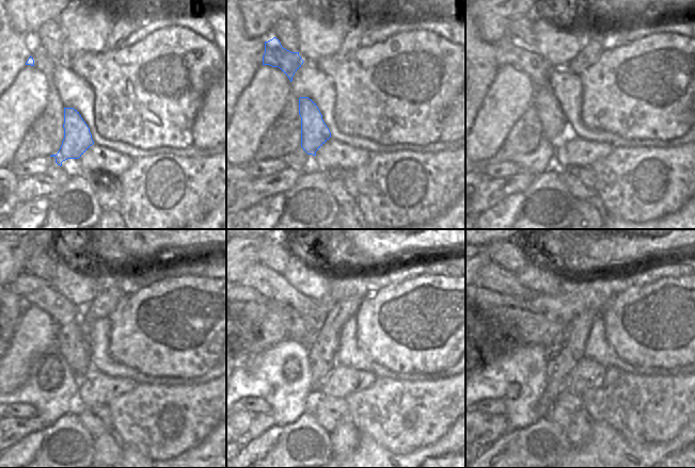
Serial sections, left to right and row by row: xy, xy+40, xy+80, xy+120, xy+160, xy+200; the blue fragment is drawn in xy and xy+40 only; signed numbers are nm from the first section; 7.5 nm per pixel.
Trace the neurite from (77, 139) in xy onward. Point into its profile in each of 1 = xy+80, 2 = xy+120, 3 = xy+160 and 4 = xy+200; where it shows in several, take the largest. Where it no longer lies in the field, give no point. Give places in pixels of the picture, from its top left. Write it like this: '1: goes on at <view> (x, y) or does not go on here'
1: goes on at xy+80 (509, 50)
2: goes on at xy+120 (67, 317)
3: goes on at xy+160 (273, 286)
4: goes on at xy+200 (492, 276)

